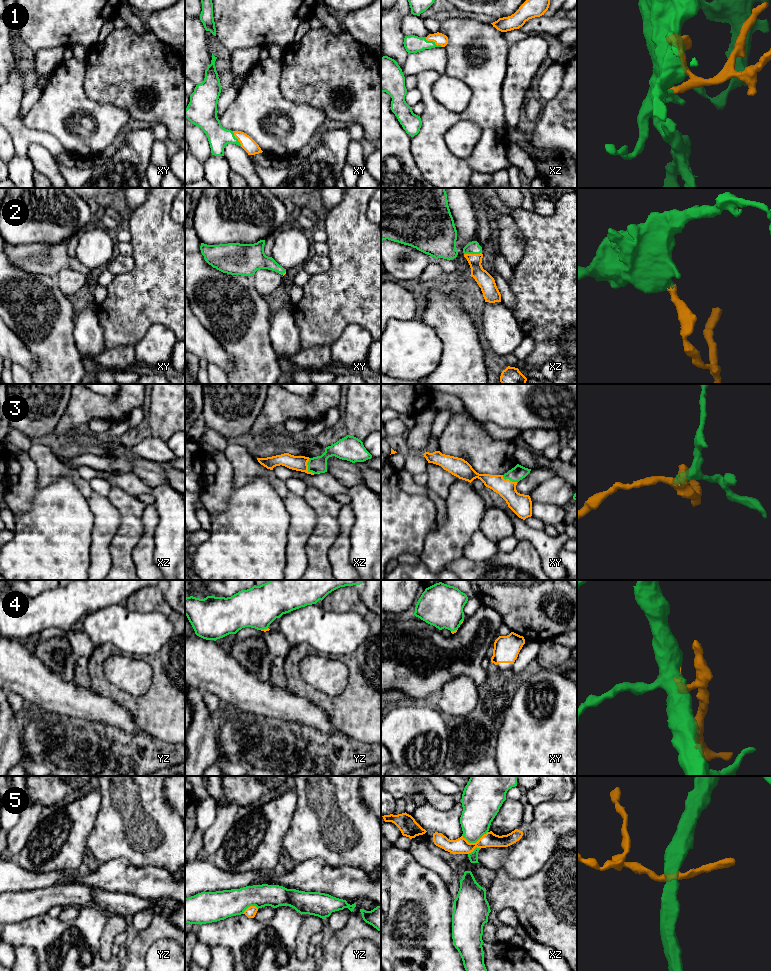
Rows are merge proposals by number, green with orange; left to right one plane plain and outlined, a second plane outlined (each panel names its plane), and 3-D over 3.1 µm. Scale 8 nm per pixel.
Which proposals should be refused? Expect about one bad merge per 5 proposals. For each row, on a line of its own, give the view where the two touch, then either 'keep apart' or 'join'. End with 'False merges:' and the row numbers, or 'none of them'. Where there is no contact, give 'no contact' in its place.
1: meets green in xz; join
2: meets green in xz; join
3: meets green in xz; join
4: meets green in yz; join
5: meets green in xz; keep apart
False merges: 5

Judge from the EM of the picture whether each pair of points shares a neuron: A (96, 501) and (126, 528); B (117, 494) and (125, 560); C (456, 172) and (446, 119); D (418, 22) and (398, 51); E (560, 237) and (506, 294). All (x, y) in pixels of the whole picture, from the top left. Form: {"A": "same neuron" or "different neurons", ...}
{"A": "different neurons", "B": "same neuron", "C": "same neuron", "D": "different neurons", "E": "different neurons"}

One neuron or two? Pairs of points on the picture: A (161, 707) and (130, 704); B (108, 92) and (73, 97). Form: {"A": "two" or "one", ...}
{"A": "one", "B": "two"}

